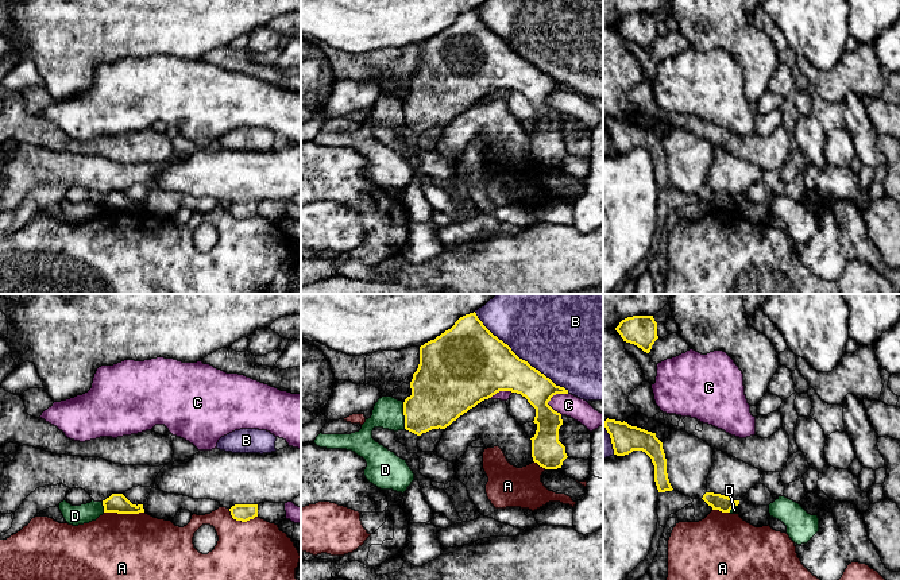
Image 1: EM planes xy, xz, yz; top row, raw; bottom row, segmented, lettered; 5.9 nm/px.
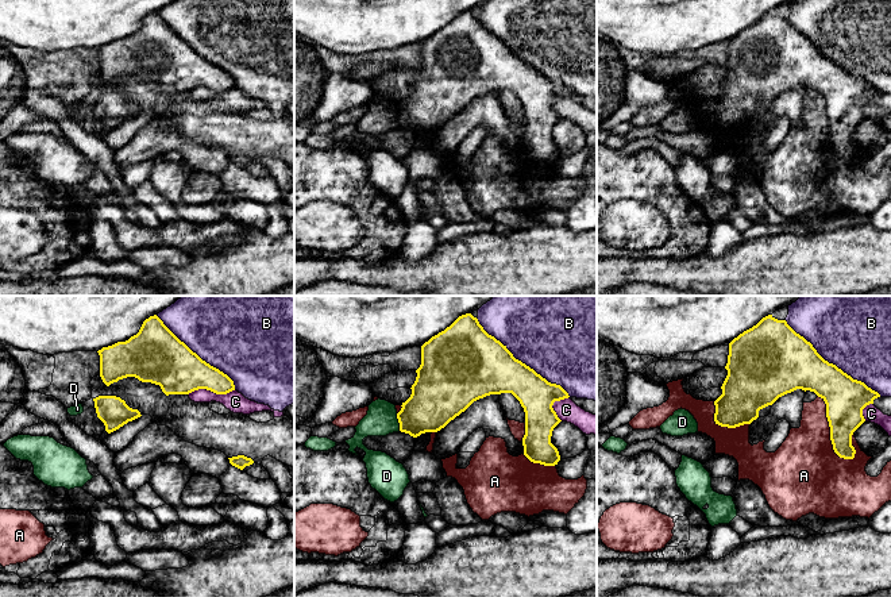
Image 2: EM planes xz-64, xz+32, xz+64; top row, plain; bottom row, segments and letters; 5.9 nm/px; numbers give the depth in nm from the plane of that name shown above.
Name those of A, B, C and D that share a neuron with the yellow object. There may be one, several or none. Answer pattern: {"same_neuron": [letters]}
{"same_neuron": []}

